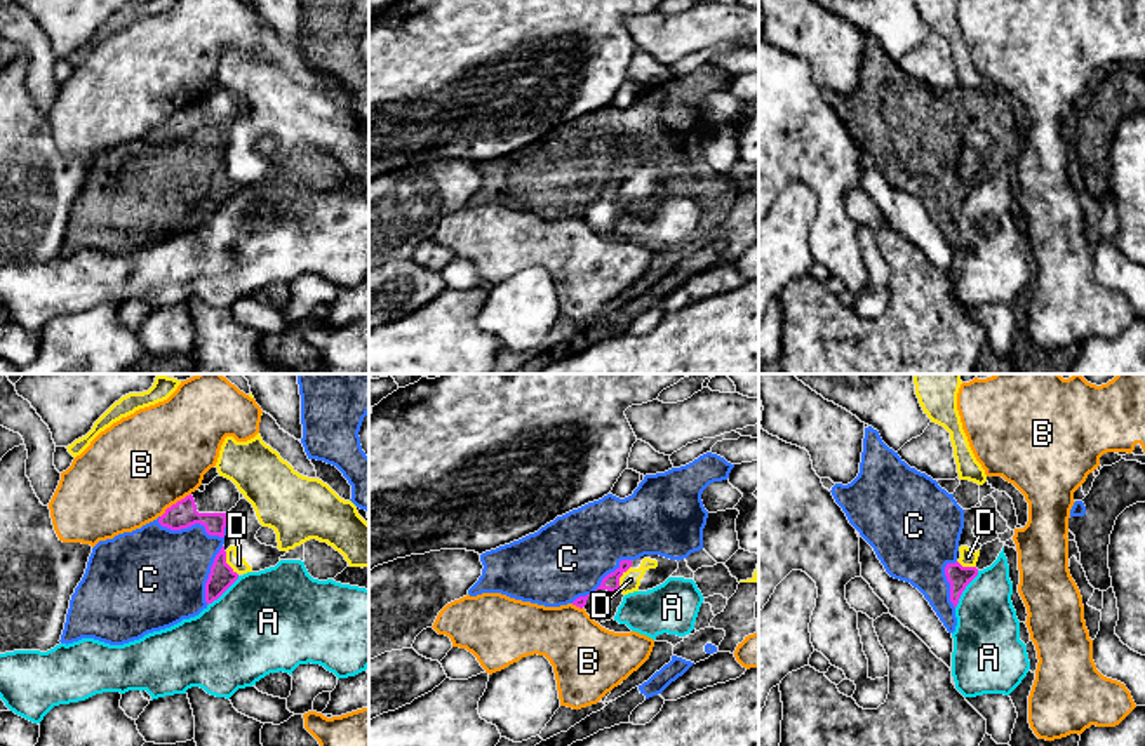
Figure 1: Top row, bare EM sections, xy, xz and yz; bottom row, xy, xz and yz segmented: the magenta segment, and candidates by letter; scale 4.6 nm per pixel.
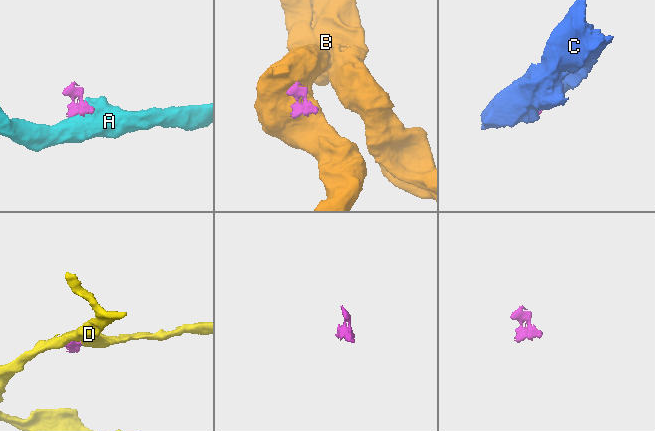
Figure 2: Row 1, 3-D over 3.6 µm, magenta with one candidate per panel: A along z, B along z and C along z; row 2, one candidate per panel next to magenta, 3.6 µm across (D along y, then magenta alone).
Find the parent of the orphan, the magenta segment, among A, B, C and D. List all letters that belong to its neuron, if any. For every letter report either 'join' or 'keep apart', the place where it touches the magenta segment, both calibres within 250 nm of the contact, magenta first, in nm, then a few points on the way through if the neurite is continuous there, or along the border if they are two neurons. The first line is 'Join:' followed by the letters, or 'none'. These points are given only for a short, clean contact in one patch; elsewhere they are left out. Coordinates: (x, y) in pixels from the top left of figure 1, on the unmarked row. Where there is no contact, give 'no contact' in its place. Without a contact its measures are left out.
Join: C
A: keep apart | yz (964, 199) | 100/300 nm | along yz (978, 181), (956, 218)
B: keep apart | xy (176, 113) | 130/460 nm
C: join | xy (192, 134) | 130/380 nm
D: keep apart | xz (620, 186) | 80/90 nm | along xz (630, 176), (620, 188), (618, 200)

